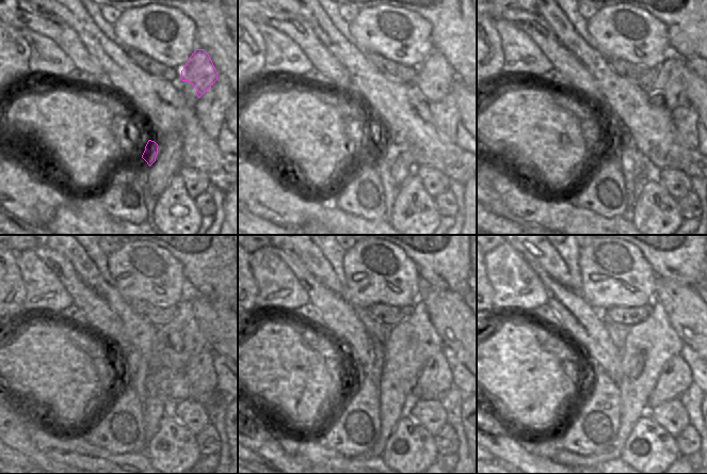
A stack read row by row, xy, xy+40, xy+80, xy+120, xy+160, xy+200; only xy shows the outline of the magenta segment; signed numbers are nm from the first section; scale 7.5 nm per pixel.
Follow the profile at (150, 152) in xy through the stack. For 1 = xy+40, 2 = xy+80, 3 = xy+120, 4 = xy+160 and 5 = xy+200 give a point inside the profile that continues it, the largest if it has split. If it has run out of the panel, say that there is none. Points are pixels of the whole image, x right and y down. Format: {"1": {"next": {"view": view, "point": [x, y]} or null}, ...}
{"1": {"next": {"view": "xy+40", "point": [388, 155]}}, "2": {"next": {"view": "xy+80", "point": [633, 161]}}, "3": {"next": {"view": "xy+120", "point": [156, 405]}}, "4": {"next": {"view": "xy+160", "point": [412, 343]}}, "5": {"next": {"view": "xy+200", "point": [654, 338]}}}

